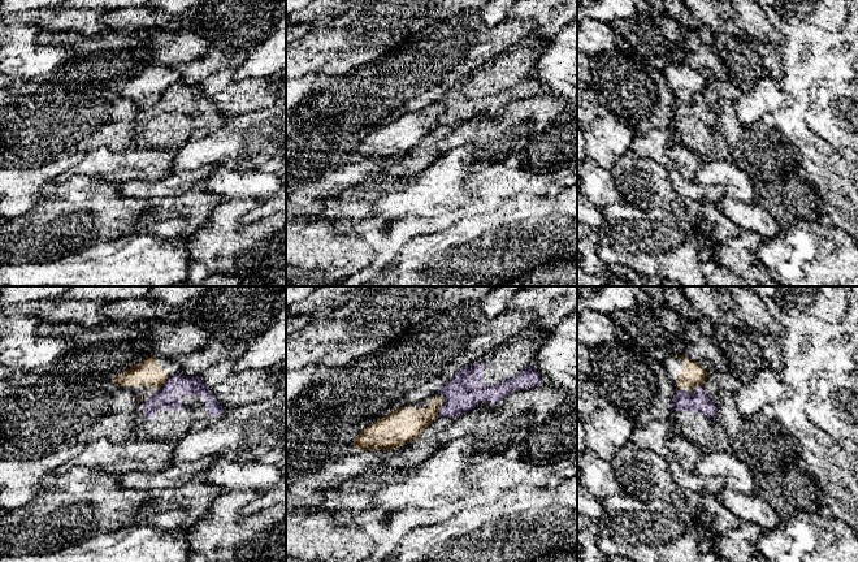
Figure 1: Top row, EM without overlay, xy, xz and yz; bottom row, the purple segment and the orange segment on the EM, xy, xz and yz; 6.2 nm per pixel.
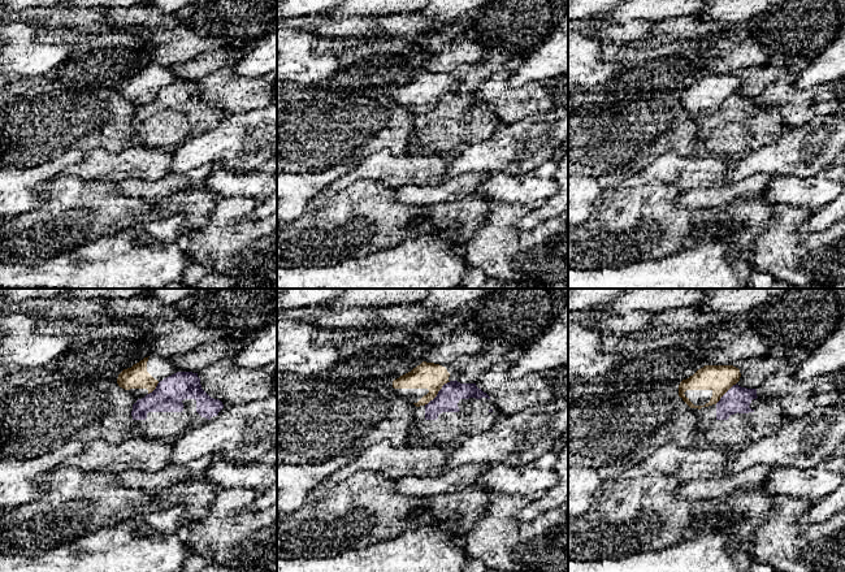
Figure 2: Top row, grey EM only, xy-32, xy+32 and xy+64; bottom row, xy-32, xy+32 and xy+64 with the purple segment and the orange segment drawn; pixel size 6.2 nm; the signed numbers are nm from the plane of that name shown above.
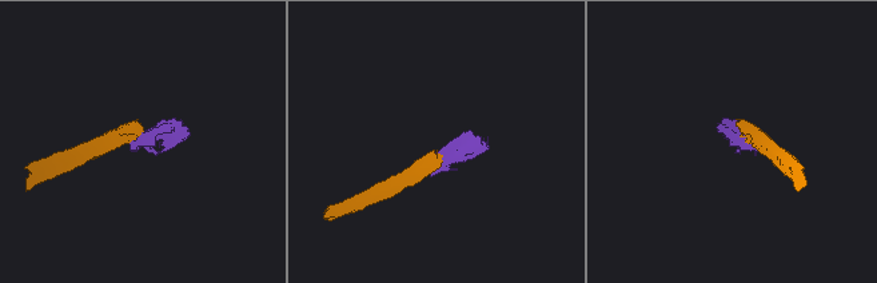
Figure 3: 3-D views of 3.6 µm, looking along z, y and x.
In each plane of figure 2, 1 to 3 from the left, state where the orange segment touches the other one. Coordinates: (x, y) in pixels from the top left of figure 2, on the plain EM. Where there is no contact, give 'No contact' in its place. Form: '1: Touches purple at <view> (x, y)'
1: Touches purple at xy-32 (155, 98)
2: Touches purple at xy+32 (438, 102)
3: Touches purple at xy+64 (726, 102)

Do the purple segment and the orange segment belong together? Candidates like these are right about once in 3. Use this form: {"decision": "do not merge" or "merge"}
{"decision": "do not merge"}

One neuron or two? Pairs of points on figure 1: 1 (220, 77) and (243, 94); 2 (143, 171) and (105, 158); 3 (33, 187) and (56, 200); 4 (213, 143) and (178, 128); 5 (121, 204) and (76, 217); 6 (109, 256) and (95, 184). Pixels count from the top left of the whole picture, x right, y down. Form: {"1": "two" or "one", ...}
{"1": "one", "2": "one", "3": "two", "4": "two", "5": "one", "6": "two"}

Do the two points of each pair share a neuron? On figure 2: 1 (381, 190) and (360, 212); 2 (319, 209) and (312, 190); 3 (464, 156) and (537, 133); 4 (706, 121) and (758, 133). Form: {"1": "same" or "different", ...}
{"1": "same", "2": "different", "3": "same", "4": "same"}

